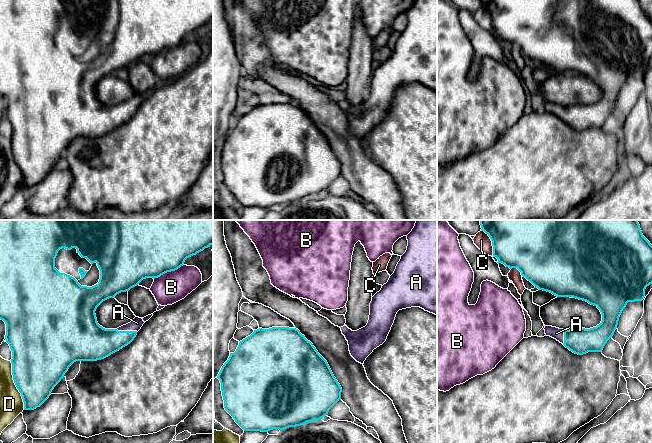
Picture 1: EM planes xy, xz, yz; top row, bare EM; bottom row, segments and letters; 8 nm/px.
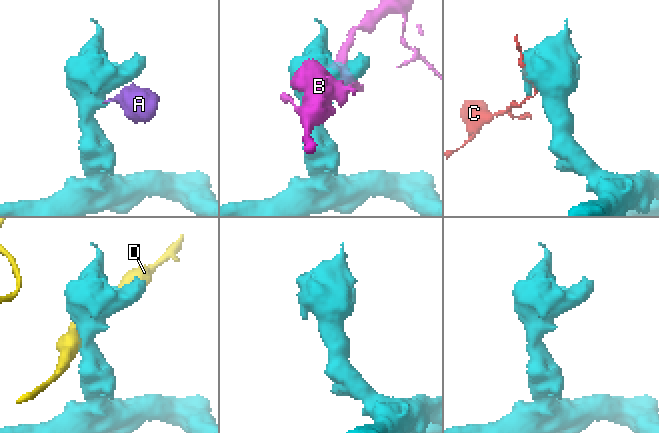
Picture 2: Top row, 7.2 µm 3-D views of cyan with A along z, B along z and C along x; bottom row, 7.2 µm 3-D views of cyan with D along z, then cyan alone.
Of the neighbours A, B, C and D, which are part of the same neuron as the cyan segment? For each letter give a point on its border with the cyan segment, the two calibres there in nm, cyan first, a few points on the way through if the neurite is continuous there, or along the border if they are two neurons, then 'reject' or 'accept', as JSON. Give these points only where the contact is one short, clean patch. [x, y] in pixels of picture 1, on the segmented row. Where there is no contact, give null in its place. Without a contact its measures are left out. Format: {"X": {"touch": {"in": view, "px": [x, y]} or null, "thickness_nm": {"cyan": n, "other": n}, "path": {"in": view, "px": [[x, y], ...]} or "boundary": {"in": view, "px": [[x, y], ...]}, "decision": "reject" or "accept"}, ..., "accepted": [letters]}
{"A": {"touch": {"in": "xy", "px": [127, 331]}, "thickness_nm": {"cyan": 260, "other": 90}, "path": {"in": "xy", "px": [[98, 342], [117, 339], [127, 331], [137, 323]]}, "decision": "accept"}, "B": {"touch": {"in": "xy", "px": [168, 271]}, "thickness_nm": {"cyan": 500, "other": 260}, "decision": "reject"}, "C": {"touch": {"in": "yz", "px": [492, 243]}, "thickness_nm": {"cyan": 500, "other": 120}, "decision": "reject"}, "D": {"touch": {"in": "xy", "px": [15, 384]}, "thickness_nm": {"cyan": 440, "other": 190}, "decision": "reject"}, "accepted": ["A"]}

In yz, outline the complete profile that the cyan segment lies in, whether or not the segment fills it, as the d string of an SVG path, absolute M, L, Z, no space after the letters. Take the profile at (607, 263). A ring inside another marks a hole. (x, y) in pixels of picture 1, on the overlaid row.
M480 220L481 230L491 239L493 246L493 257L498 259L498 264L502 263L506 267L517 268L523 277L530 281L539 290L547 291L557 297L573 297L588 302L596 306L601 314L602 321L596 327L585 329L576 328L563 330L552 326L545 326L546 336L550 336L575 354L583 355L588 352L601 352L612 338L619 321L619 317L628 302L642 301L645 297L645 289L652 284L652 245L643 236L637 220Z

